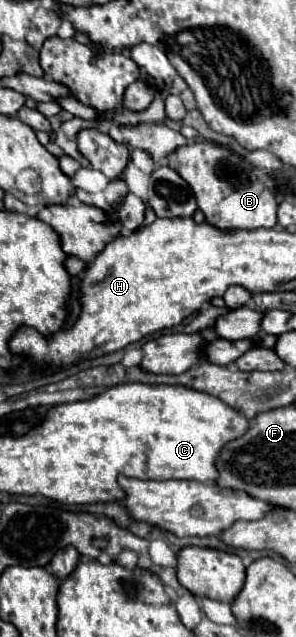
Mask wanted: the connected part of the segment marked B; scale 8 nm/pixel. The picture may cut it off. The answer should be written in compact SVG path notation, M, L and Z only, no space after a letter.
M194 142L172 152L168 156L168 166L190 184L198 208L204 212L208 224L222 230L256 230L276 226L278 202L274 188L268 186L268 176L242 156L234 154L234 150L212 142Z

